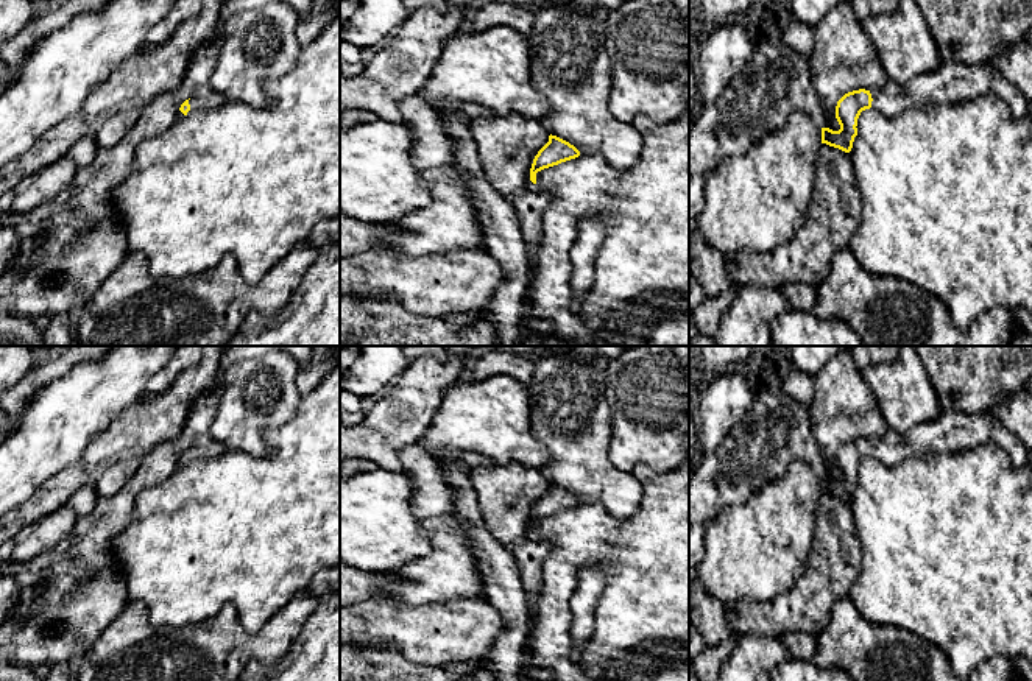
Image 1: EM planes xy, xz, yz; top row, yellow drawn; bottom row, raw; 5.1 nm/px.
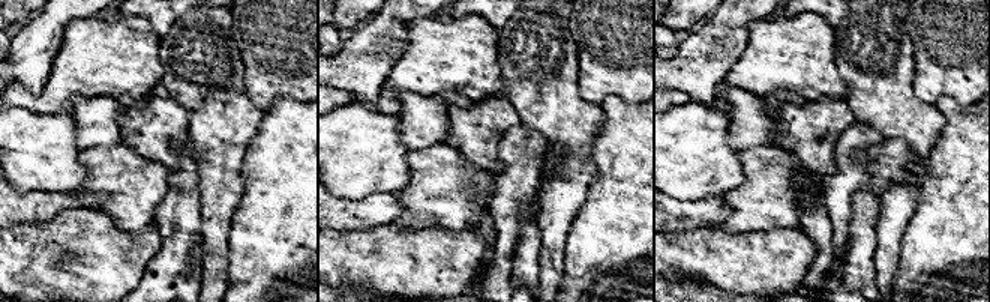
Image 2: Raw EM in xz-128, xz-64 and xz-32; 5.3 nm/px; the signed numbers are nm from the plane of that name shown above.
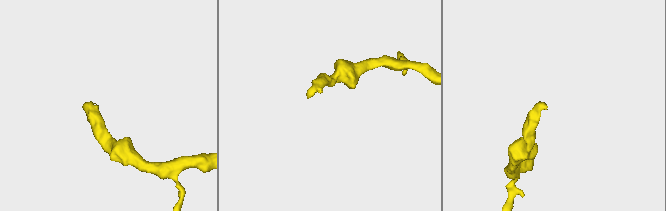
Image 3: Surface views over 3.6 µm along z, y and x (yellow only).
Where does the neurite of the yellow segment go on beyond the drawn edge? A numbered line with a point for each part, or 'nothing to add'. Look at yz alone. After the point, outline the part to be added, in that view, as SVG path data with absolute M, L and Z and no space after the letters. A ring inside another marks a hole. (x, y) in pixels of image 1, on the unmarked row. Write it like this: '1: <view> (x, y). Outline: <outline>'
1: yz (951, 432). Outline: M942 411L929 422L918 424L904 433L887 429L882 436L871 438L871 458L889 468L917 458L956 453L979 446L995 446L1005 452L1012 464L1021 468L1027 463L1029 449L991 411L965 415Z

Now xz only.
1: xz (530, 553). Outline: M527 530L527 539L513 547L516 564L519 567L522 587L525 591L528 614L533 616L538 602L538 591L541 586L541 569L544 559L550 553L550 542L546 541L538 531Z

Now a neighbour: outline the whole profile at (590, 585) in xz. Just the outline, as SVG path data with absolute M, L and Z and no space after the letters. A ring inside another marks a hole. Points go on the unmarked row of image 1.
M600 564L580 569L575 591L569 600L572 611L571 636L575 644L574 659L580 661L581 648L589 642L594 631L594 611L605 589L605 570Z

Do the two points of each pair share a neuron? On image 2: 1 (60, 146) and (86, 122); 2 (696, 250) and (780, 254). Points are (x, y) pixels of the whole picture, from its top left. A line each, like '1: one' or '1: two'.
1: two
2: one

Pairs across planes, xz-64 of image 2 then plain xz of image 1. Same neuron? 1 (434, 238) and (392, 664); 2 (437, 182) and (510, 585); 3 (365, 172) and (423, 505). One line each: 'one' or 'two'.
1: two
2: two
3: two

